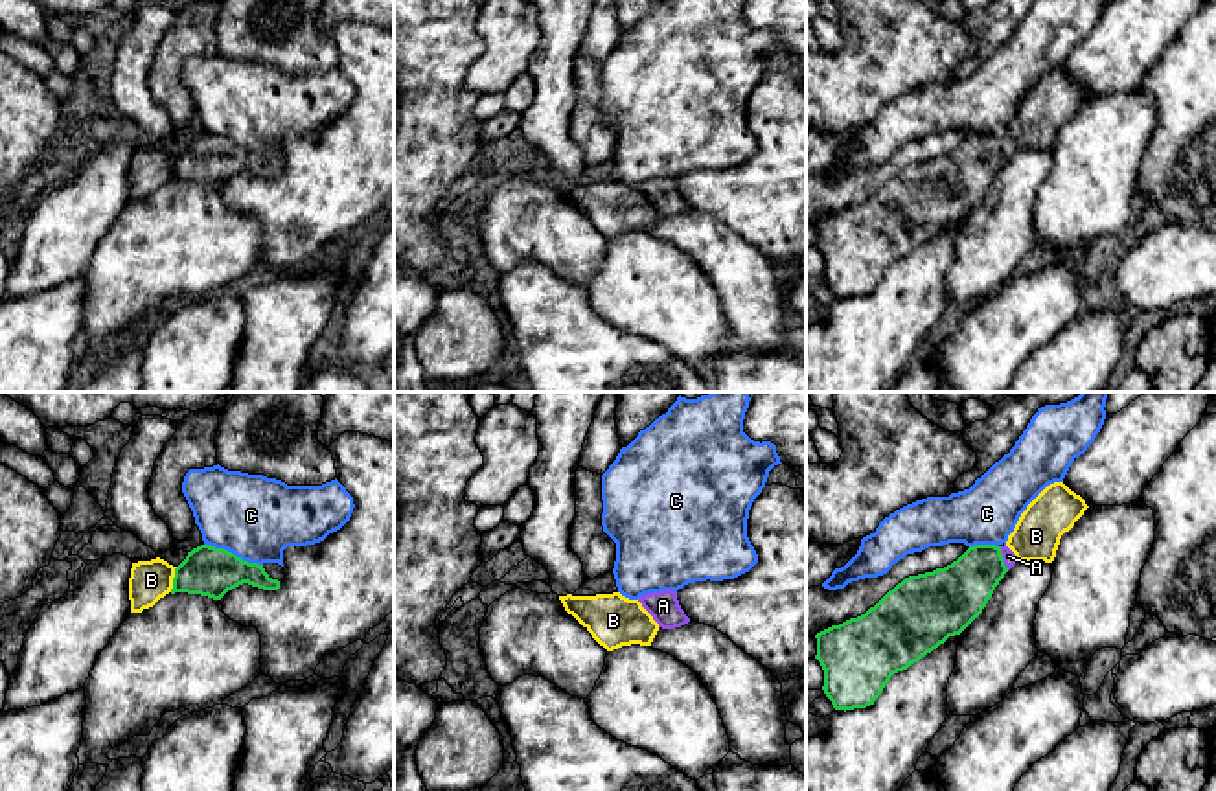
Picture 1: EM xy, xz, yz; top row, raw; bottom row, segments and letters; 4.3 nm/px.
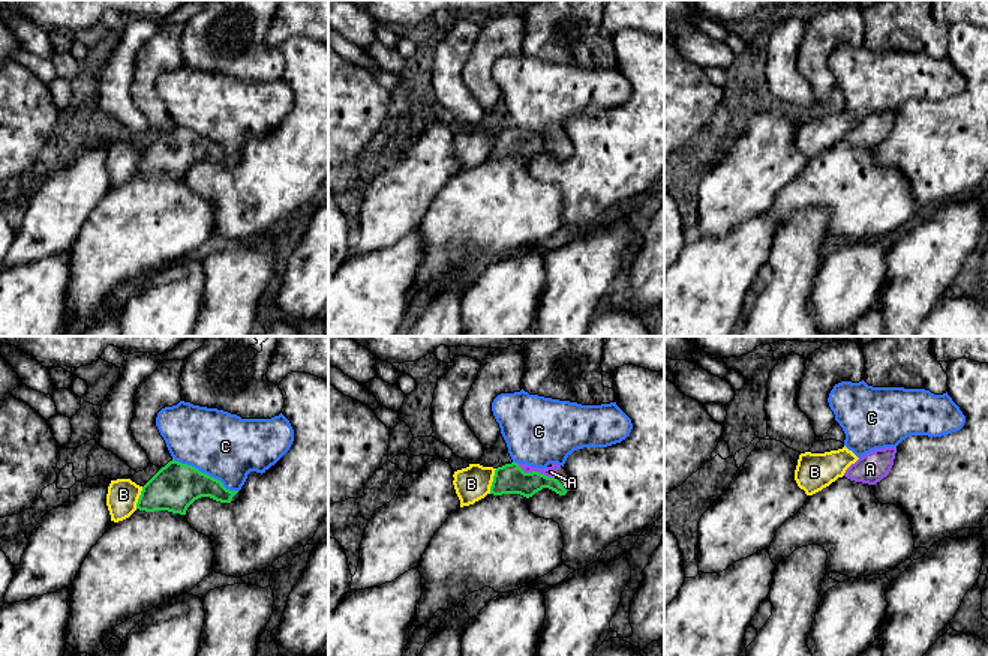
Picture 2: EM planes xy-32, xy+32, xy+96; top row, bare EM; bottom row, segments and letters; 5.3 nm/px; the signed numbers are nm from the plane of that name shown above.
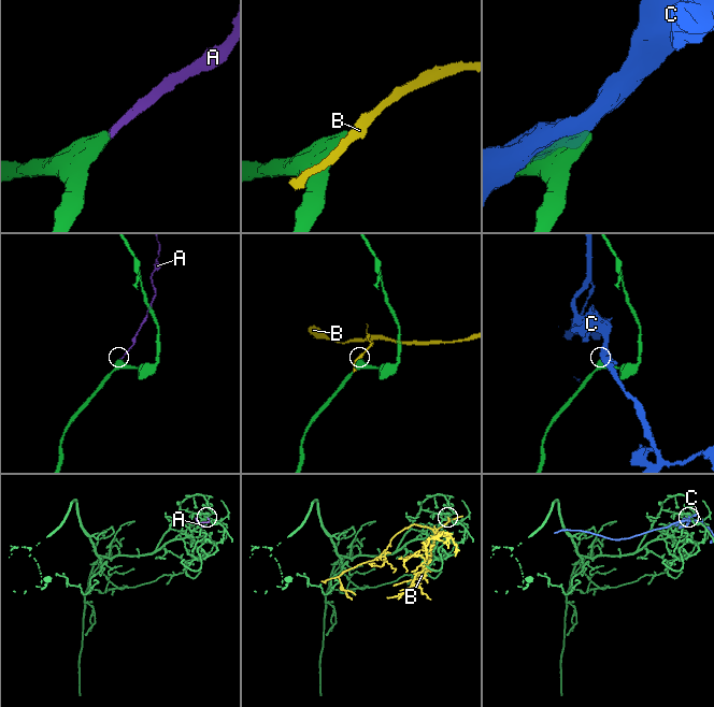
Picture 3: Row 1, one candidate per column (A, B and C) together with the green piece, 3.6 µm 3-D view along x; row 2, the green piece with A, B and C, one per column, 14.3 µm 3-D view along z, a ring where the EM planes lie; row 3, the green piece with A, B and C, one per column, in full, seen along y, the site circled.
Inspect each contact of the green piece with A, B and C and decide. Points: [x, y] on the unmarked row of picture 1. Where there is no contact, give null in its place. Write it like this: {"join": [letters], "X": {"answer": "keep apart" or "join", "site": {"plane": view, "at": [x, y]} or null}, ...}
{"join": ["A"], "A": {"answer": "join", "site": {"plane": "yz", "at": [1001, 146]}}, "B": {"answer": "keep apart", "site": {"plane": "xy", "at": [173, 168]}}, "C": {"answer": "keep apart", "site": {"plane": "xy", "at": [234, 142]}}}

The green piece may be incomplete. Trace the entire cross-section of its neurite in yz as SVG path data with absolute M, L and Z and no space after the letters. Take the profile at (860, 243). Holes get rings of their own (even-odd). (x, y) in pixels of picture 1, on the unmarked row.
M1006 132L969 134L944 156L905 166L865 202L817 221L815 246L824 258L822 278L833 296L846 300L874 292L894 261L907 258L973 210L1015 151L1017 145Z

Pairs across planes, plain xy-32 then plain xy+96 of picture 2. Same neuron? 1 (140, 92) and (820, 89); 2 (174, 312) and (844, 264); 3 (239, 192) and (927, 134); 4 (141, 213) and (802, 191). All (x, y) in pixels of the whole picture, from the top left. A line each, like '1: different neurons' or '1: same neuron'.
1: same neuron
2: same neuron
3: same neuron
4: same neuron

